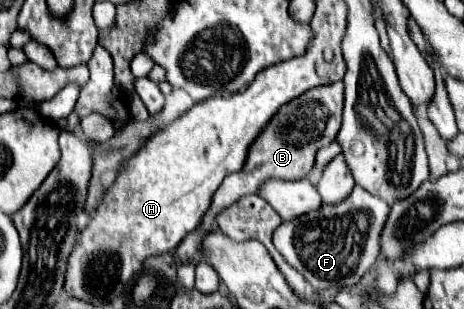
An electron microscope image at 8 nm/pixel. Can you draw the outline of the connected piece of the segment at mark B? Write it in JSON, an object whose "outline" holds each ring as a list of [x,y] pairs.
{"outline":[[[338,81],[332,85],[314,87],[306,91],[304,95],[300,95],[298,99],[290,101],[290,105],[282,107],[278,115],[274,115],[274,119],[270,121],[270,127],[266,127],[266,131],[262,131],[262,135],[254,141],[254,147],[250,147],[246,167],[224,179],[224,183],[220,185],[220,189],[216,191],[212,199],[212,207],[208,215],[204,217],[202,225],[178,245],[174,259],[176,261],[198,261],[200,259],[198,239],[202,239],[202,235],[208,229],[216,229],[214,217],[218,215],[218,211],[236,203],[242,195],[256,193],[264,181],[268,179],[304,179],[314,165],[316,151],[322,147],[328,147],[336,139],[336,133],[342,123],[342,105],[344,105],[344,85],[342,81]]]}

